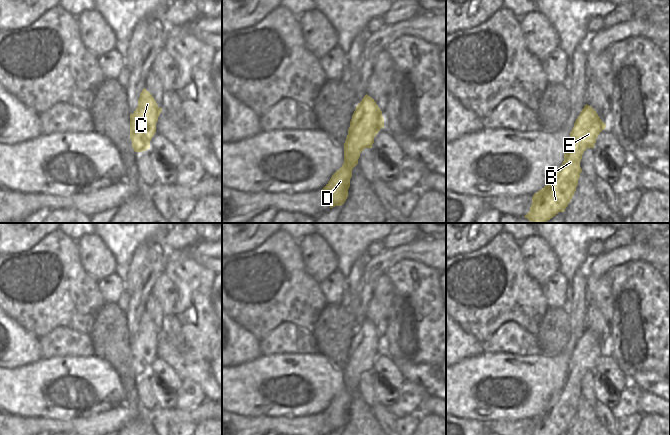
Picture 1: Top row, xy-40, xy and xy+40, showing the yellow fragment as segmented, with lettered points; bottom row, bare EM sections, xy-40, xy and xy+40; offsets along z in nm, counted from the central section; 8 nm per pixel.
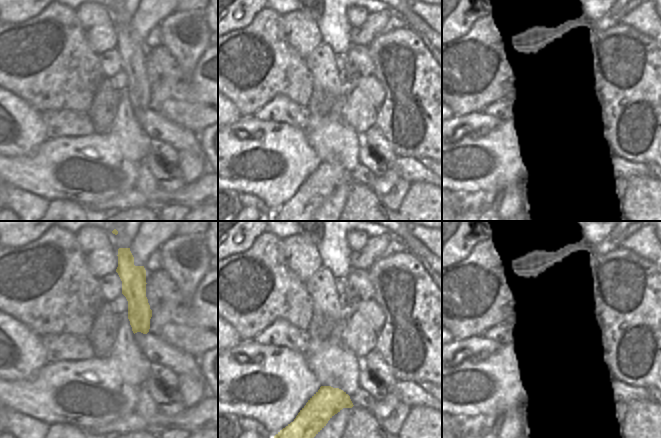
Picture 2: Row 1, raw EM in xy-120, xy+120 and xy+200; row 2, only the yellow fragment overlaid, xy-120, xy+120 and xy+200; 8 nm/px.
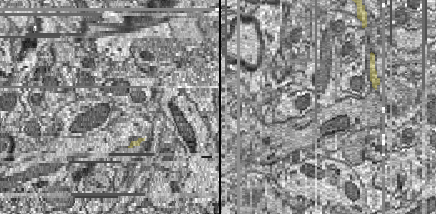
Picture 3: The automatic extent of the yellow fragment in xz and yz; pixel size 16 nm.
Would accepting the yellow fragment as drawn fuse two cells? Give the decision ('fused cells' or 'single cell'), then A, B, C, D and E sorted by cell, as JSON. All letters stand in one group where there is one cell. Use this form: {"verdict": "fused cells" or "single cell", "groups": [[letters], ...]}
{"verdict": "single cell", "groups": [["A", "B", "C", "D", "E"]]}

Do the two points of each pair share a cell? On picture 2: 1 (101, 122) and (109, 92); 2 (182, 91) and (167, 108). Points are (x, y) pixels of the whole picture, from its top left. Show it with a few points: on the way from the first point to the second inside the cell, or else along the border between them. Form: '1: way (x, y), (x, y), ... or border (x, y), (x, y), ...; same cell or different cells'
1: way (102, 115), (106, 99); same cell
2: way (180, 95), (171, 104); same cell

